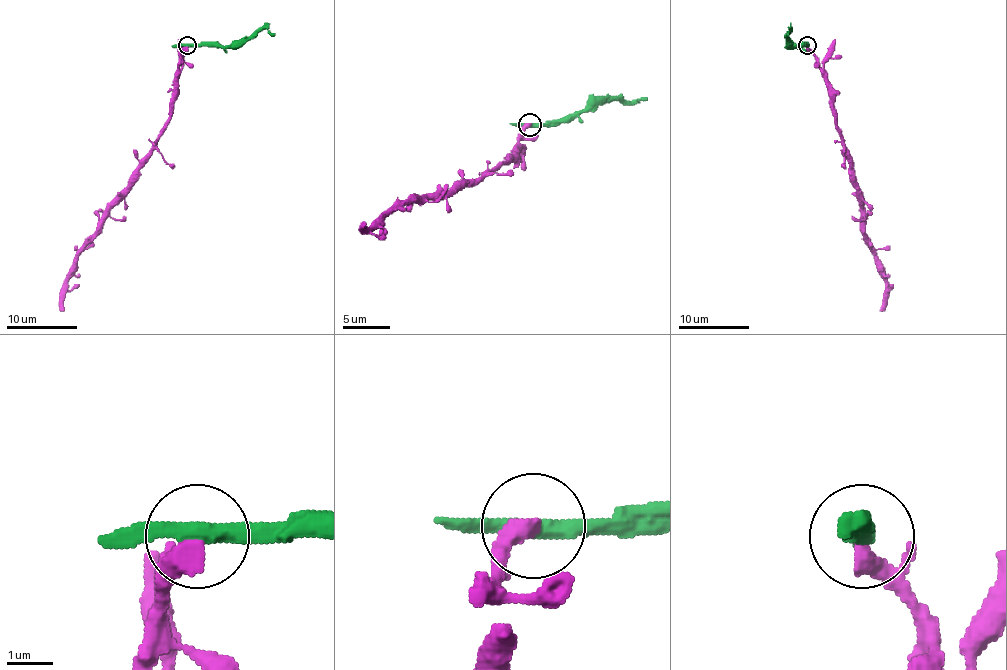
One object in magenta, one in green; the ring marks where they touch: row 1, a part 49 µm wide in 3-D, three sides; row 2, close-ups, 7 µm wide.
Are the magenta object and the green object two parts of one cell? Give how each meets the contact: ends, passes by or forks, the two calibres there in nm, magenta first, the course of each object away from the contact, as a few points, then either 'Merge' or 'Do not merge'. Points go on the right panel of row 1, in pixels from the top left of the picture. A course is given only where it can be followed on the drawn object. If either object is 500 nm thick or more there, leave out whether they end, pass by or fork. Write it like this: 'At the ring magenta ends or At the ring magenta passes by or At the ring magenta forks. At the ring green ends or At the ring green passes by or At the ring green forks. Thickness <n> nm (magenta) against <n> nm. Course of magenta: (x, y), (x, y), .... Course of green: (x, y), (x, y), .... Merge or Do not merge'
At the ring magenta ends. At the ring green passes by. Thickness 460 nm (magenta) against 360 nm. Course of magenta: (806, 46), (826, 83), (831, 113), (861, 209), (863, 237), (877, 257), (878, 271), (885, 281), (880, 311). Course of green: (806, 46), (798, 46), (789, 37), (789, 28), (787, 35). Do not merge

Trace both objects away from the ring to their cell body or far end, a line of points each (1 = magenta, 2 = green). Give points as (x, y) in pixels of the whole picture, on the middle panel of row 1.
1: (530, 124), (518, 135), (516, 150), (490, 173), (467, 180), (460, 187), (408, 199), (371, 229), (361, 222)
2: (530, 124), (570, 121), (598, 105), (647, 98)

